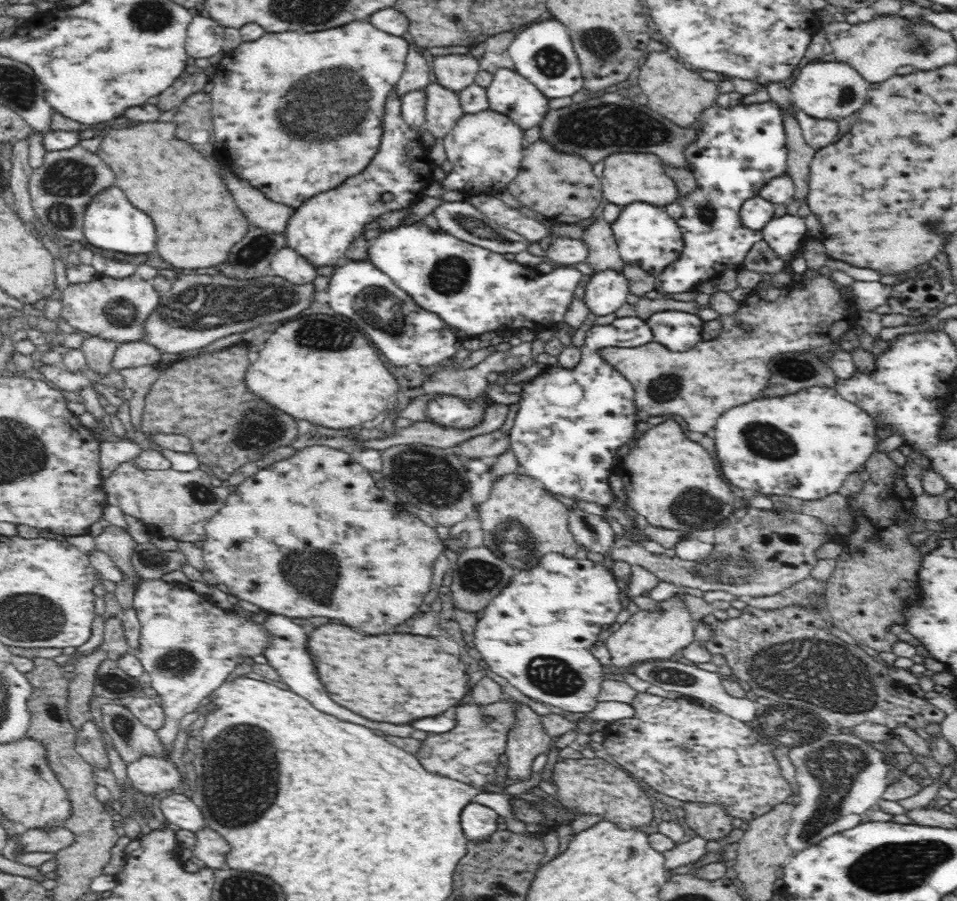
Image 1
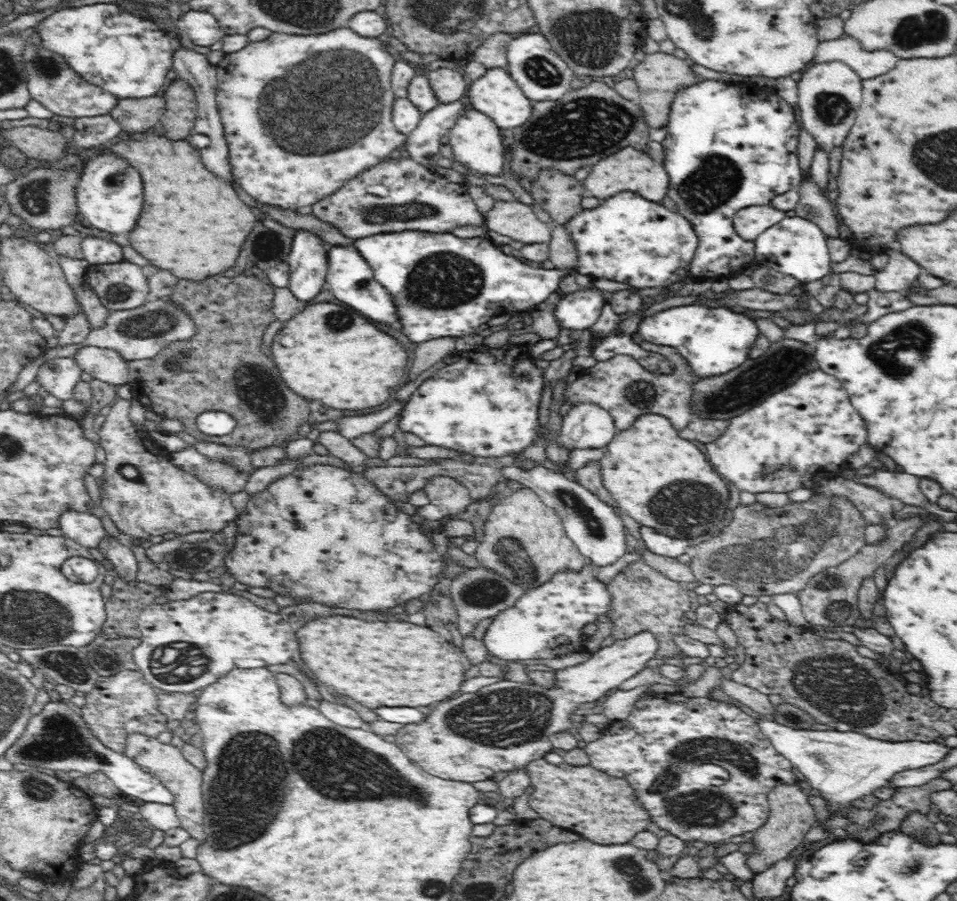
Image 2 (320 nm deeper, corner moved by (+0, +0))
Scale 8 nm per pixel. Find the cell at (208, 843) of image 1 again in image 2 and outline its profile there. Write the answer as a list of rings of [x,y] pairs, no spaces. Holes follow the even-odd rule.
[[[134,732],[128,736],[124,754],[133,758],[142,768],[146,768],[148,773],[154,774],[154,777],[174,796],[173,806],[181,822],[180,827],[187,830],[191,837],[204,844],[204,840],[206,840],[206,833],[203,831],[205,805],[201,788],[203,772],[184,759],[179,747],[164,744],[157,738],[140,732]]]

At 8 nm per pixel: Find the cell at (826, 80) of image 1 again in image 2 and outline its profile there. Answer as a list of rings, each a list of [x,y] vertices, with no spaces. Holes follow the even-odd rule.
[[[820,62],[808,66],[797,80],[800,124],[811,134],[817,146],[826,152],[843,146],[845,138],[855,124],[857,108],[863,97],[863,79],[844,62]]]

